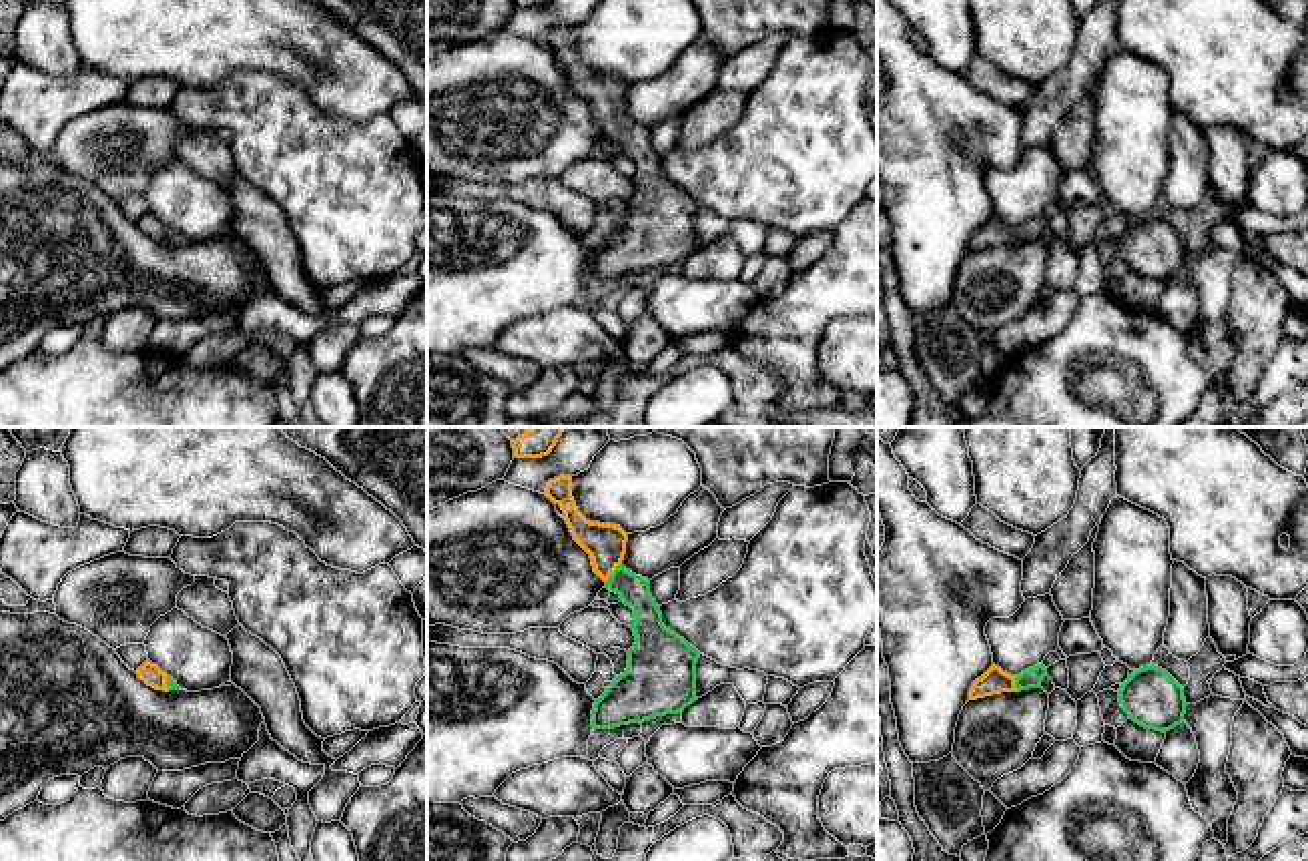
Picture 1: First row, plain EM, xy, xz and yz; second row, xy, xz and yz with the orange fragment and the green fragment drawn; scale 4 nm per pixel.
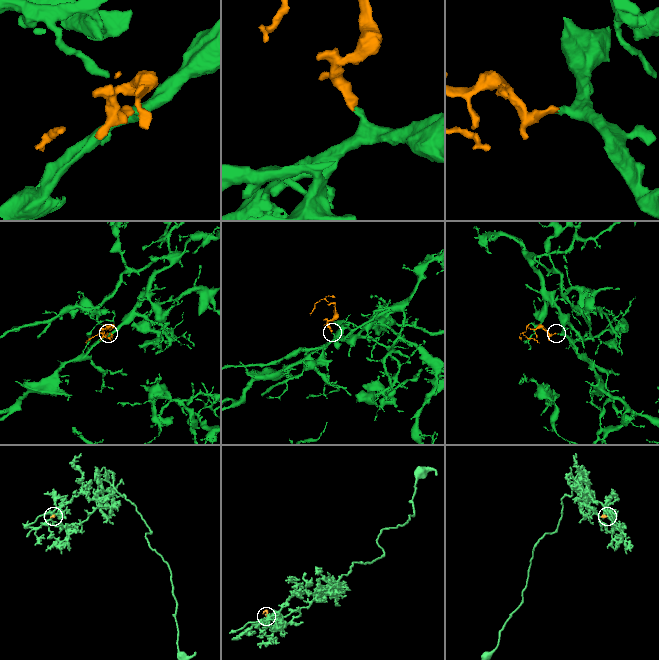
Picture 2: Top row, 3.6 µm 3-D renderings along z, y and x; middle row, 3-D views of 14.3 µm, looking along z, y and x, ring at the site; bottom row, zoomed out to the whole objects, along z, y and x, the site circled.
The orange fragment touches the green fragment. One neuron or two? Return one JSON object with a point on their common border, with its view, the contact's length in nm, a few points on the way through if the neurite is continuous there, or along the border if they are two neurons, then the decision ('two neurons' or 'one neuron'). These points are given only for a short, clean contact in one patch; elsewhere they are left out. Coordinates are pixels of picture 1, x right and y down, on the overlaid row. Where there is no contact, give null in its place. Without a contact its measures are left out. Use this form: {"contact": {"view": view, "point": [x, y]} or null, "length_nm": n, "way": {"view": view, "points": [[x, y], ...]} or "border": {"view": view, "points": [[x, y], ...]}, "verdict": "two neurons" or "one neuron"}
{"contact": {"view": "xz", "point": [612, 570]}, "length_nm": 100, "way": {"view": "xz", "points": [[604, 542], [612, 570], [634, 591]]}, "verdict": "one neuron"}

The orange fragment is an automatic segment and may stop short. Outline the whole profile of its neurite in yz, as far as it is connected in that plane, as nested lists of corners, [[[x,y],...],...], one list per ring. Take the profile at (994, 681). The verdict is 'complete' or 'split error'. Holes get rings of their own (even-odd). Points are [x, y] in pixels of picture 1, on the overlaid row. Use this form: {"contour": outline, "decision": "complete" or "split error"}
{"contour": [[[1037,664],[1017,676],[1003,672],[999,666],[991,666],[981,678],[977,678],[969,690],[969,700],[1001,694],[1001,692],[1021,692],[1029,688],[1039,688],[1047,668]]], "decision": "split error"}

